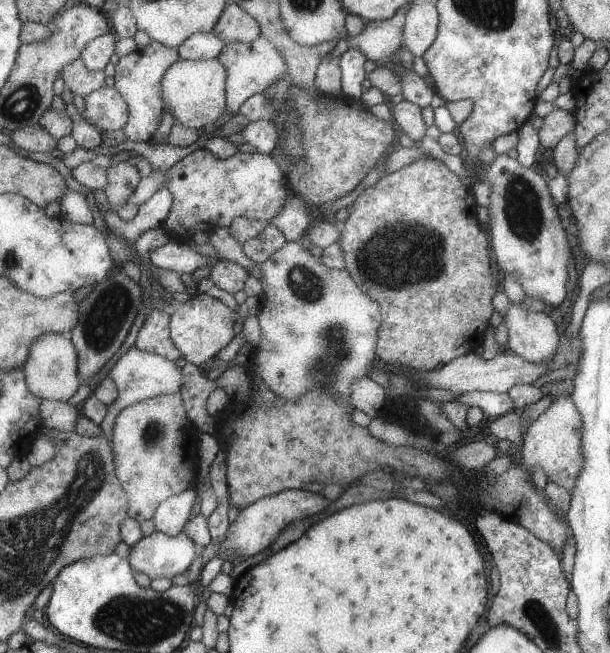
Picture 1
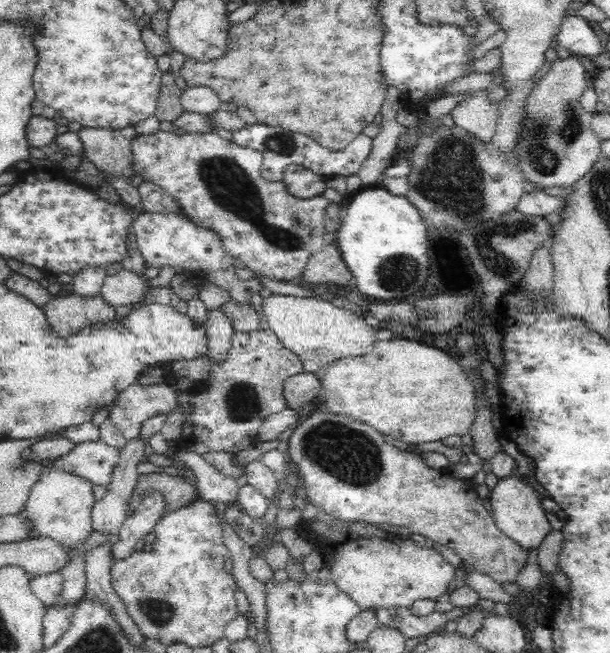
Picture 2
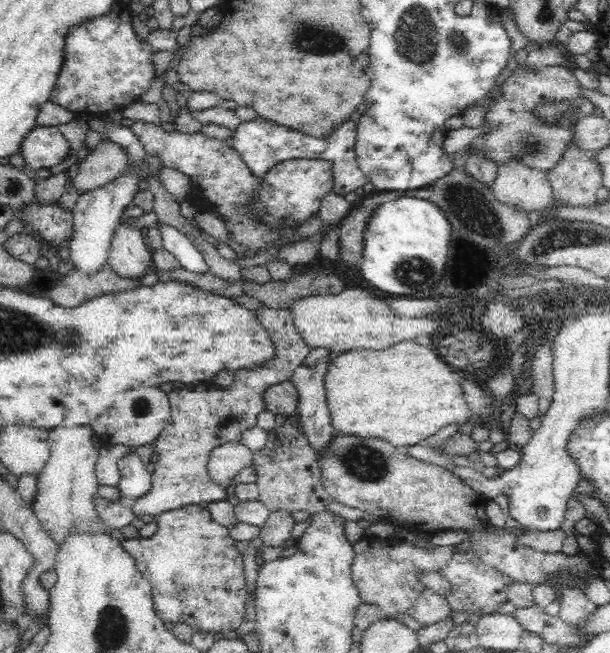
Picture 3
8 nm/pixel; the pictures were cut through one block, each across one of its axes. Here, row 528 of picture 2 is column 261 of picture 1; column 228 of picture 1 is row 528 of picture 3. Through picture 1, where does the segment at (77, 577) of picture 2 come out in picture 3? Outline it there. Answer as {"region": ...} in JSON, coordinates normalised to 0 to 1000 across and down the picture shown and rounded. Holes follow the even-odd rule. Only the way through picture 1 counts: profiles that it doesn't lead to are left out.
{"region":[[[92,652],[80,658],[79,678],[82,701],[61,726],[61,749],[54,769],[54,783],[82,824],[95,835],[116,813],[139,813],[141,818],[180,819],[200,830],[203,818],[192,809],[170,804],[161,783],[154,760],[162,746],[156,714],[164,695],[151,677],[152,658],[148,652]]]}

